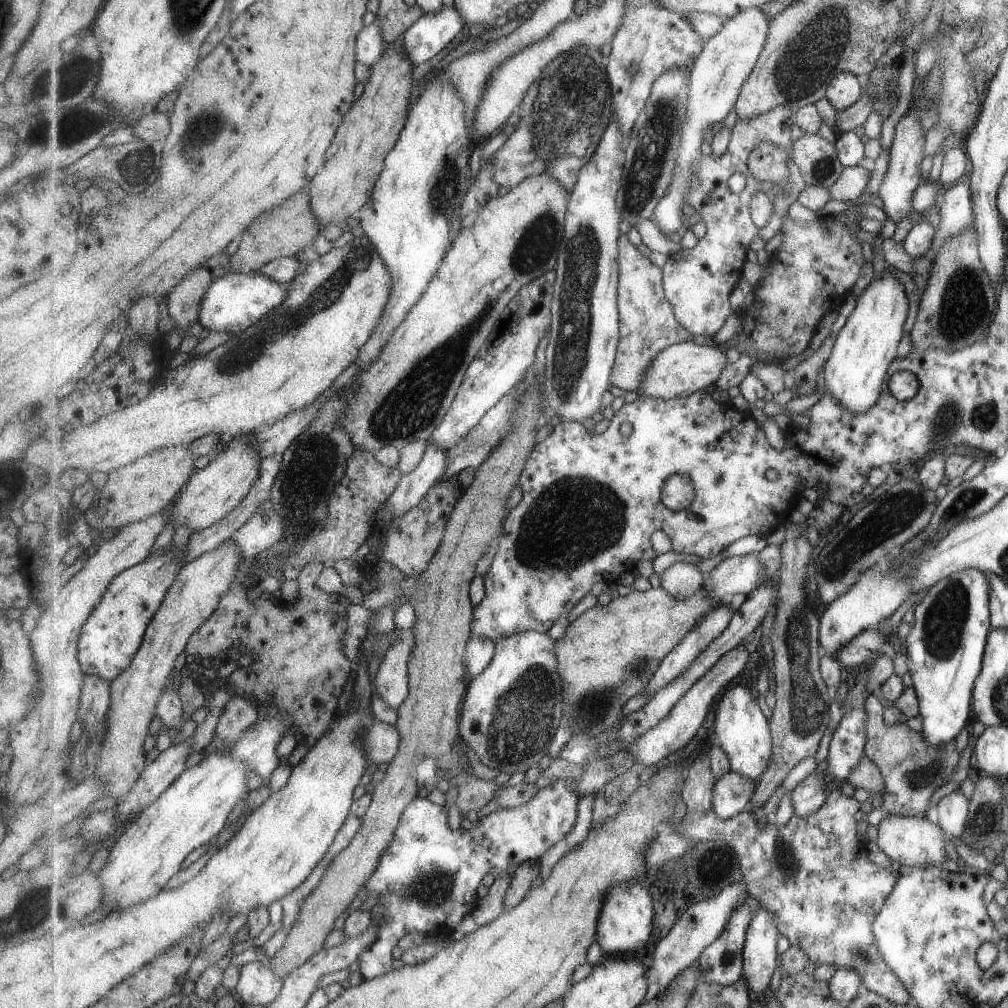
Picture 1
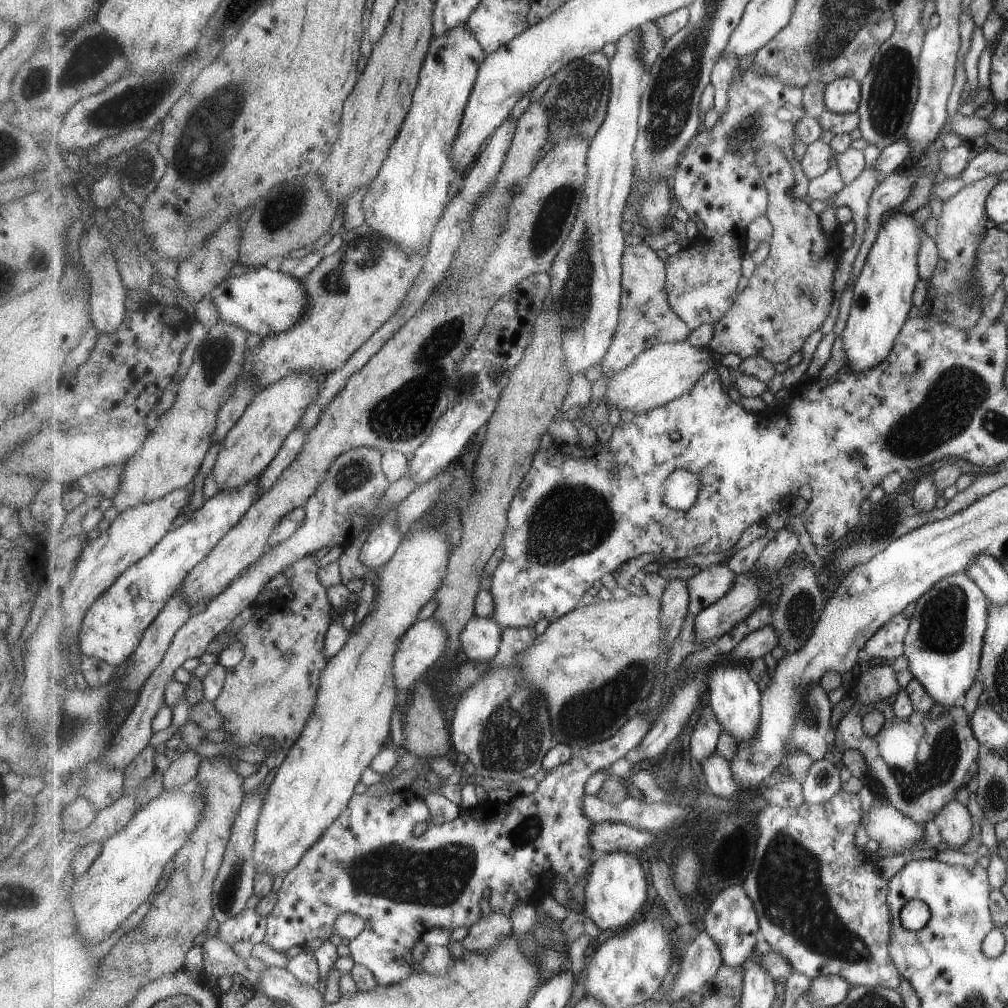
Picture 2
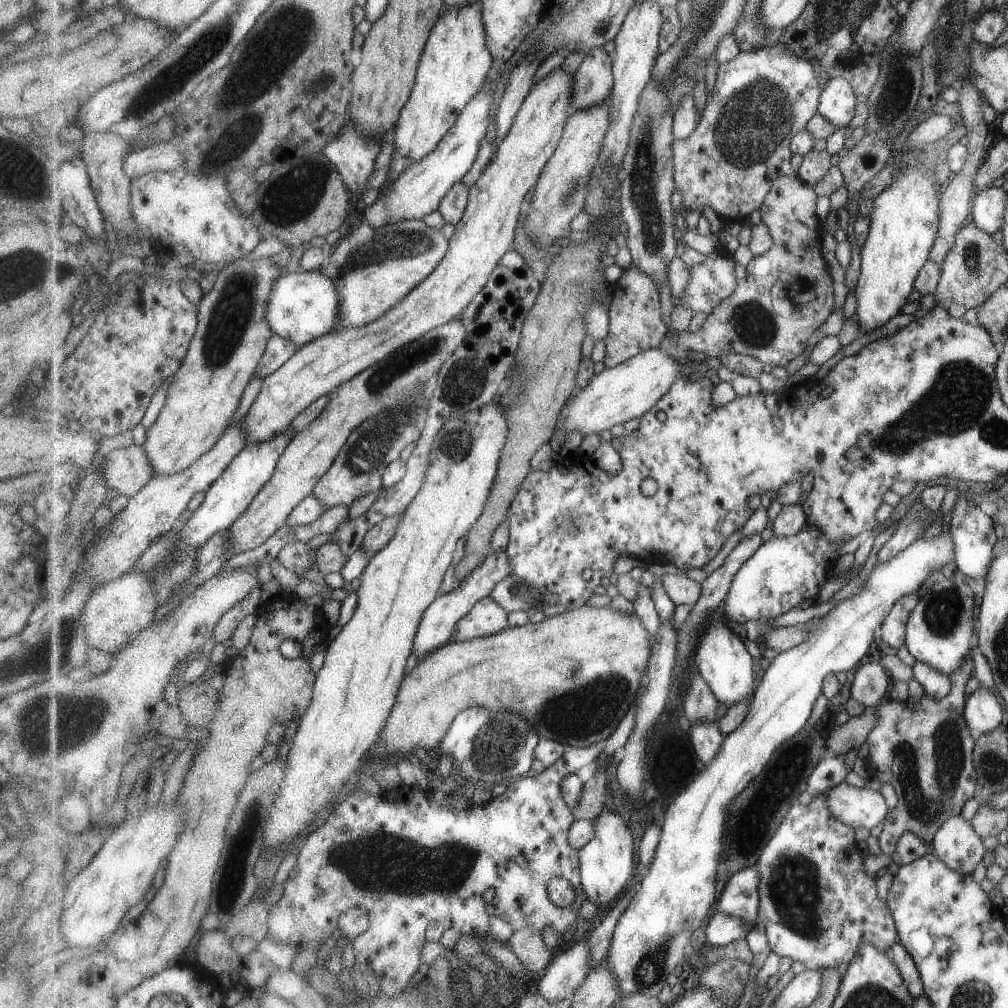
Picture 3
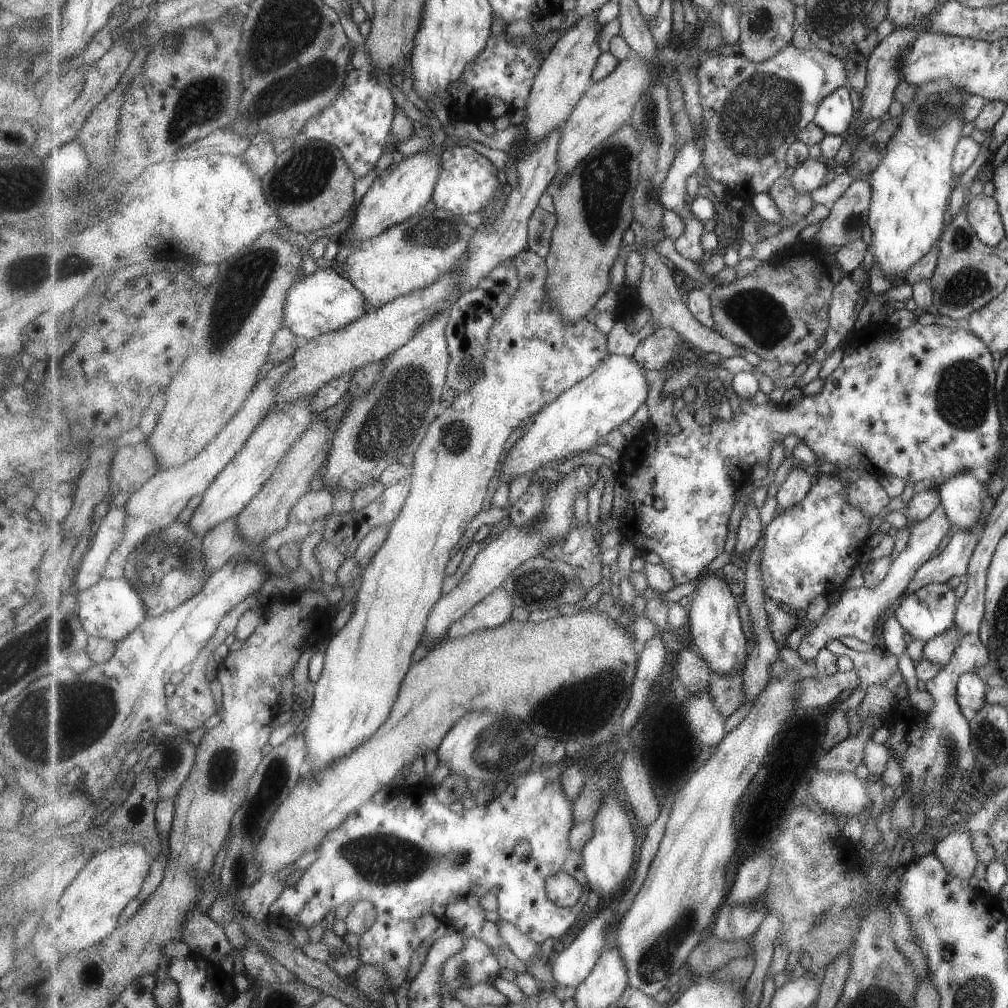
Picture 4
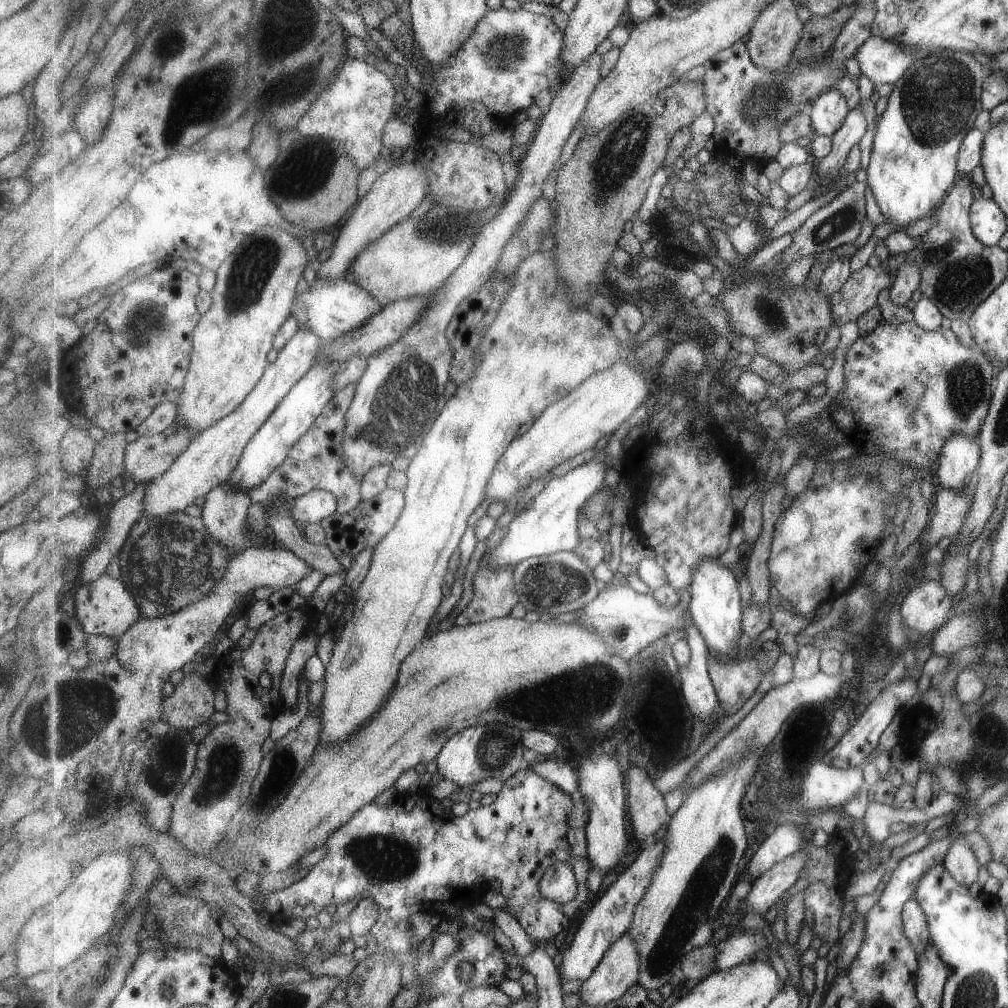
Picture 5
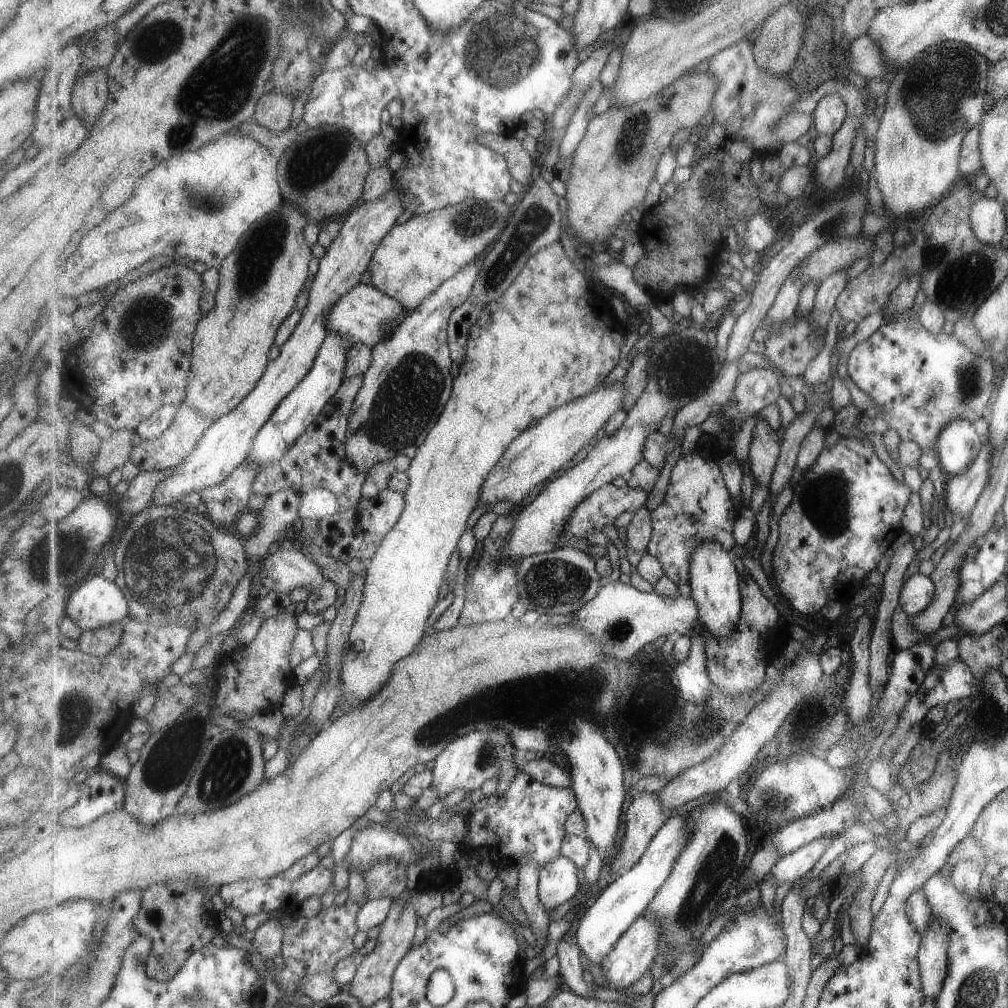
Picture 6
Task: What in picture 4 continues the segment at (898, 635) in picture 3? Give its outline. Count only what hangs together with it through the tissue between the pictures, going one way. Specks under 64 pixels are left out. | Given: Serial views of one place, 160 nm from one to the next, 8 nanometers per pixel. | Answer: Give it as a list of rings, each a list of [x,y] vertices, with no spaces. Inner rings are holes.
[[[982,506],[978,519],[970,527],[954,530],[943,550],[936,557],[929,557],[915,571],[901,597],[912,593],[924,584],[945,583],[953,575],[963,578],[988,514],[987,506]]]

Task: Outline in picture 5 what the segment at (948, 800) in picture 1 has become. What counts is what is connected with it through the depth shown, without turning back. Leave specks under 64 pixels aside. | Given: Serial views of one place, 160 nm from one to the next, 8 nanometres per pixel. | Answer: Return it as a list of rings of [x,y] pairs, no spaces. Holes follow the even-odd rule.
[[[959,834],[950,844],[942,865],[957,884],[969,887],[975,885],[979,866],[973,852],[962,838],[963,835]]]

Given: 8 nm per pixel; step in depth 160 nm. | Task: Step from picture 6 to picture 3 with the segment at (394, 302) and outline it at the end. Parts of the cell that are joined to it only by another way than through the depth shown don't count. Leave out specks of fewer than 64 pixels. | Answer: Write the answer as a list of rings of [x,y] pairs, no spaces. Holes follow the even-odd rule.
[[[283,272],[271,288],[267,300],[265,320],[273,330],[283,338],[289,338],[299,347],[312,343],[313,340],[333,331],[337,320],[340,320],[341,296],[337,286],[324,272]]]

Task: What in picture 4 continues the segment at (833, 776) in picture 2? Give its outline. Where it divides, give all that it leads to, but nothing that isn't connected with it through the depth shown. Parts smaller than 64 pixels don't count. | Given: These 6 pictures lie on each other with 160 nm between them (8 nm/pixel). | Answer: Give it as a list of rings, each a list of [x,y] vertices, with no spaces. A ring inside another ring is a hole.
[[[863,723],[855,735],[840,742],[821,759],[819,770],[853,771],[862,762],[866,740],[871,738],[873,731],[873,725]]]

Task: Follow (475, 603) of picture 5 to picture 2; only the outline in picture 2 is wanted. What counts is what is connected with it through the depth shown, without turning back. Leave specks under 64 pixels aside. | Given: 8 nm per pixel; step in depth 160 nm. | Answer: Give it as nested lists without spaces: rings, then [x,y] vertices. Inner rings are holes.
[[[472,616],[461,631],[461,654],[471,661],[493,660],[499,652],[504,629],[495,617]]]

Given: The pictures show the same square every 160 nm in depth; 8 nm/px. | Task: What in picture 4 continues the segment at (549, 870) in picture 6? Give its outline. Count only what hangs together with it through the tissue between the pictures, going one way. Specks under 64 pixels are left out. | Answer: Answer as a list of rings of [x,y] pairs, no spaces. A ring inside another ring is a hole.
[[[559,871],[546,884],[548,897],[560,907],[575,907],[583,896],[582,884],[568,872]]]

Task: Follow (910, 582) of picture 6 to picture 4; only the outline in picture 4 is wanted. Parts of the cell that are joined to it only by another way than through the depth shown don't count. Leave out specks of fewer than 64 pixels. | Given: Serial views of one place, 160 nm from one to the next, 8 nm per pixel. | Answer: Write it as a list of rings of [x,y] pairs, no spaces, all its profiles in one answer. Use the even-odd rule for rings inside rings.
[[[945,583],[924,584],[902,598],[894,617],[912,640],[922,640],[926,643],[929,639],[935,639],[937,635],[943,635],[952,627],[956,603],[953,591],[954,589]]]

